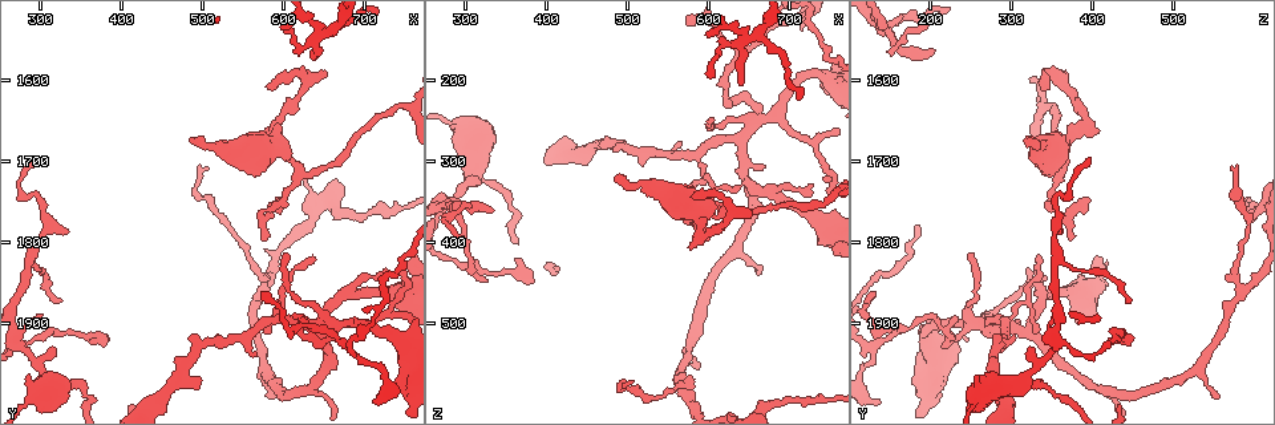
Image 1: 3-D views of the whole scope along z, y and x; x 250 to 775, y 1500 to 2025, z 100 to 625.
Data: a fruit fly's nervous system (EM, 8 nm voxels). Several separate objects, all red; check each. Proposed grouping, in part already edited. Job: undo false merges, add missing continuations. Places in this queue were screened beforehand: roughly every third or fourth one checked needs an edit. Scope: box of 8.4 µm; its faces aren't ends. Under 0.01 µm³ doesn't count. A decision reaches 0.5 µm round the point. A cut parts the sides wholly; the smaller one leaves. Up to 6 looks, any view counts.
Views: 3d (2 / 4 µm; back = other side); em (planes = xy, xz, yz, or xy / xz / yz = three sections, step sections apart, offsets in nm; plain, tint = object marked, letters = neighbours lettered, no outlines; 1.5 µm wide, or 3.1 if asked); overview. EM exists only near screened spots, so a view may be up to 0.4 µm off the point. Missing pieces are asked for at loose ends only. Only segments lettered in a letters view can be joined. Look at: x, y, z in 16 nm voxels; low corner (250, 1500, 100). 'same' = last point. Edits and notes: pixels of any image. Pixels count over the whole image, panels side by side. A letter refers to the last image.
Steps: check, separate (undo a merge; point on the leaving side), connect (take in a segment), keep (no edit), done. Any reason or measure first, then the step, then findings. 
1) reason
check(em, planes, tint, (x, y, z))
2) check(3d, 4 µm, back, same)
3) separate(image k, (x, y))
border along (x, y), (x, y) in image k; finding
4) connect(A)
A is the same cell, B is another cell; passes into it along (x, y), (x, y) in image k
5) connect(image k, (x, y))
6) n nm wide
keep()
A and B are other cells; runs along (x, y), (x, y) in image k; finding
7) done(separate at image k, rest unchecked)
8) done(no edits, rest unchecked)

thin end
check(em, xz, step 8, tint, (640, 1565, 205))

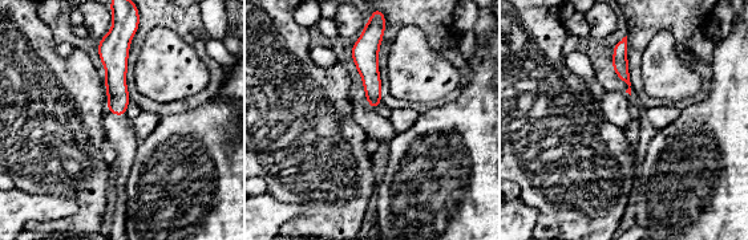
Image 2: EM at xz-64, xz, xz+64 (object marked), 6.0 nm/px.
check(em, xz, step 8, letters, same)

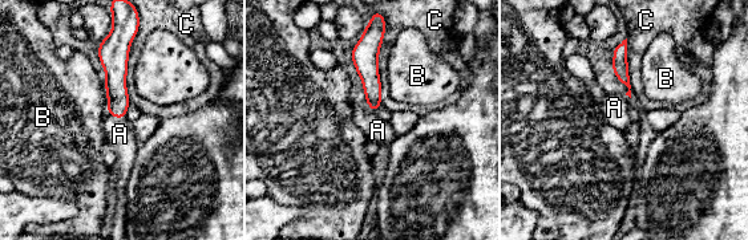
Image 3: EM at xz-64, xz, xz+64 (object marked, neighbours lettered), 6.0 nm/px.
connect(A)
A is the same cell, B and C are other cells; passes into it along (116, 82), (116, 117), (120, 134) in image 3; it goes on there

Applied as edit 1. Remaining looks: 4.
check(overview)

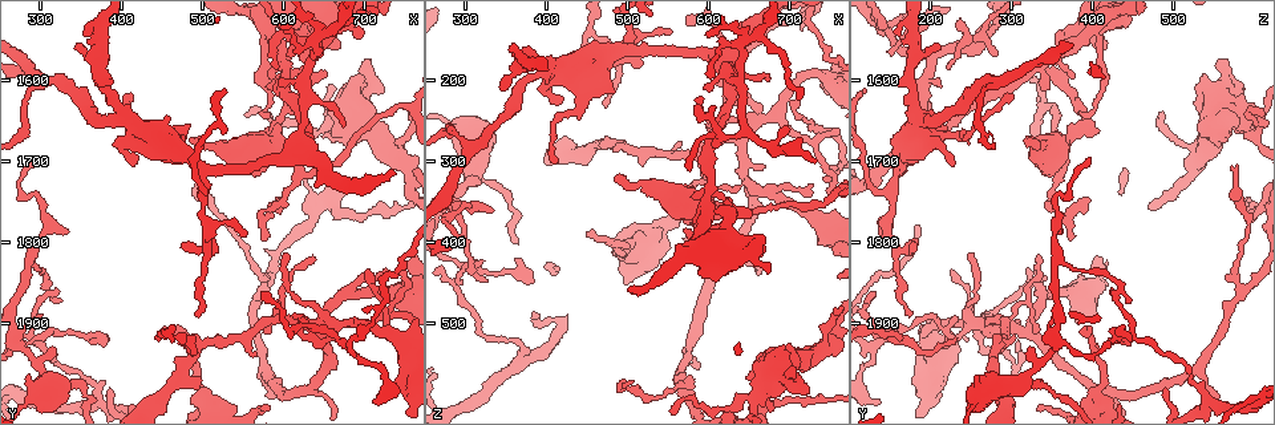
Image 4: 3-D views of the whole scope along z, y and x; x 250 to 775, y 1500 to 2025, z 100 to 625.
branch stops here
check(em, planes, letters, (595, 1745, 400))

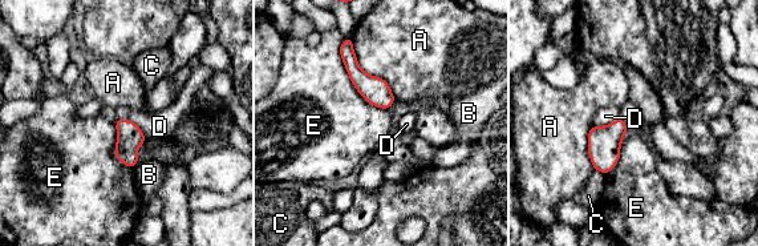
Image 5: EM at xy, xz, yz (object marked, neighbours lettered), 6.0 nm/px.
keep()
A, B, C, D and E are other cells; border along (339, 49), (353, 87), (386, 109) in image 5; none of them fits

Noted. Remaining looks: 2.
done(connect at image 3, rest unchecked)

